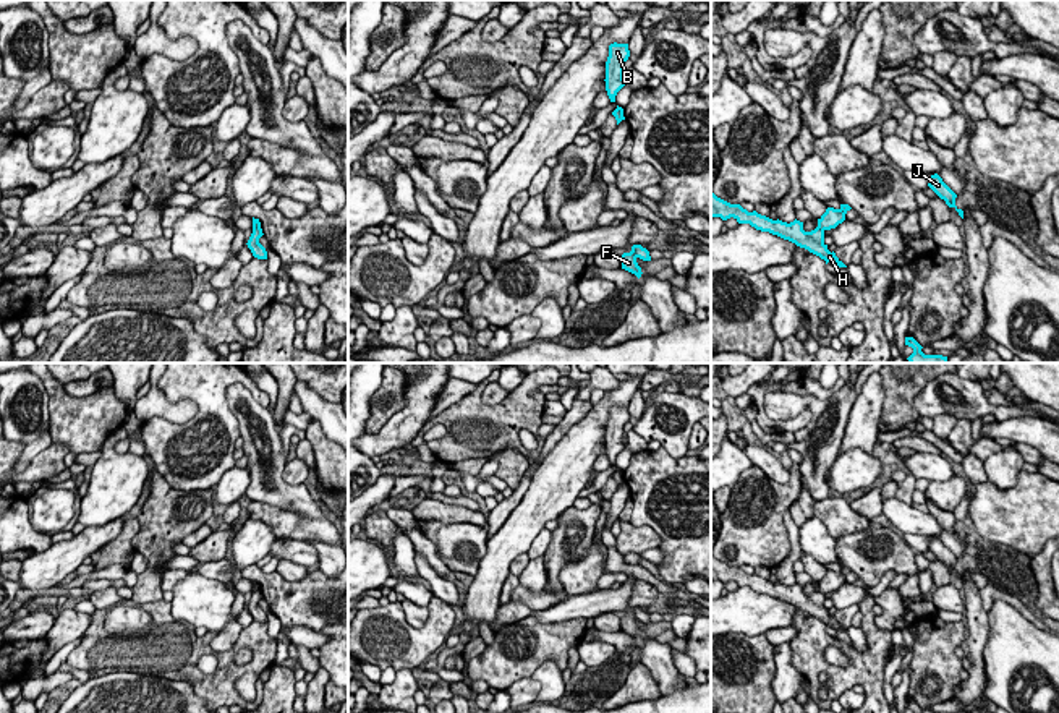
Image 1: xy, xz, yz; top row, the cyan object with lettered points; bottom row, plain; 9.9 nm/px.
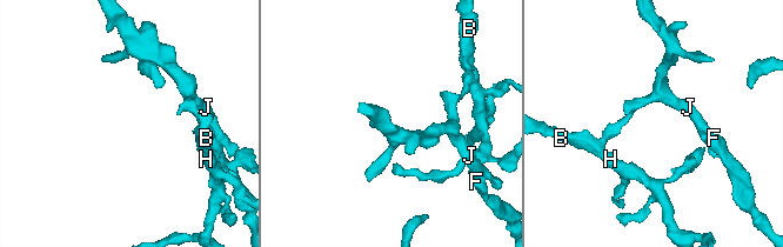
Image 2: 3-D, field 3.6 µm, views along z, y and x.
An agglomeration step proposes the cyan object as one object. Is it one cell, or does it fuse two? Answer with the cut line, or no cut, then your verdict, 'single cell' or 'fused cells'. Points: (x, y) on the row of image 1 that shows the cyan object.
cut in yz along (818, 226), (823, 230); fused cells

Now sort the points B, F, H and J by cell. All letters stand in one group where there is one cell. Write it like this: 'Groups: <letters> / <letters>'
Groups: B H / F J

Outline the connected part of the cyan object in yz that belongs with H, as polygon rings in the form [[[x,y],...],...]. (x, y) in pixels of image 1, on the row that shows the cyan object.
[[[711,191],[711,217],[721,217],[722,220],[727,220],[734,217],[738,224],[750,224],[756,230],[769,232],[772,235],[777,235],[784,240],[789,240],[795,243],[800,248],[808,250],[810,253],[819,256],[821,259],[836,267],[847,267],[836,253],[827,250],[827,245],[824,243],[824,230],[816,227],[811,232],[803,230],[803,222],[793,220],[790,224],[782,220],[772,220],[766,216],[758,214],[756,211],[748,212],[740,204],[730,204],[721,198],[717,198]]]

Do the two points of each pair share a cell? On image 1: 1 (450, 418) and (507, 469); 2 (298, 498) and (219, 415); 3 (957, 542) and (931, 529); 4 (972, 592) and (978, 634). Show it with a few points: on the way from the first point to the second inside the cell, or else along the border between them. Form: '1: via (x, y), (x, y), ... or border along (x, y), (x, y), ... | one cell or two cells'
1: border along (504, 449), (517, 449), (527, 459) | two cells
2: border along (225, 401), (237, 420), (240, 436) | two cells
3: border along (928, 511), (939, 525), (938, 537) | two cells
4: via (972, 601), (978, 624) | one cell

